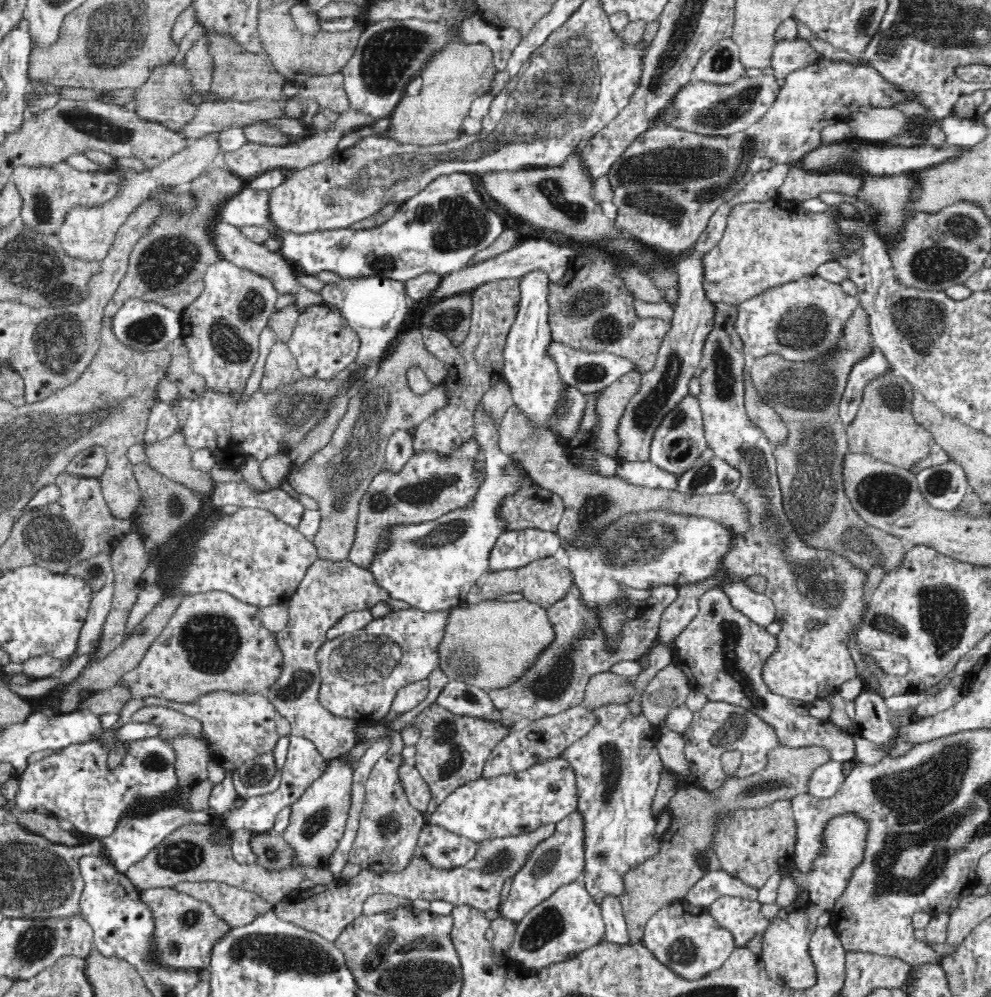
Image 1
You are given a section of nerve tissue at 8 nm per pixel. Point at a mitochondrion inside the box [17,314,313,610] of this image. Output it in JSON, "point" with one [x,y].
{"point":[53,539]}

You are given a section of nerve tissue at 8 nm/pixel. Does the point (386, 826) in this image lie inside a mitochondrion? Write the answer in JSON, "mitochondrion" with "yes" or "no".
{"mitochondrion":"yes"}

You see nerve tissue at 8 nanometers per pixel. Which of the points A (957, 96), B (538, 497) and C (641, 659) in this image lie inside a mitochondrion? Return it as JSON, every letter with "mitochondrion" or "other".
{"A":"other","B":"other","C":"other"}

